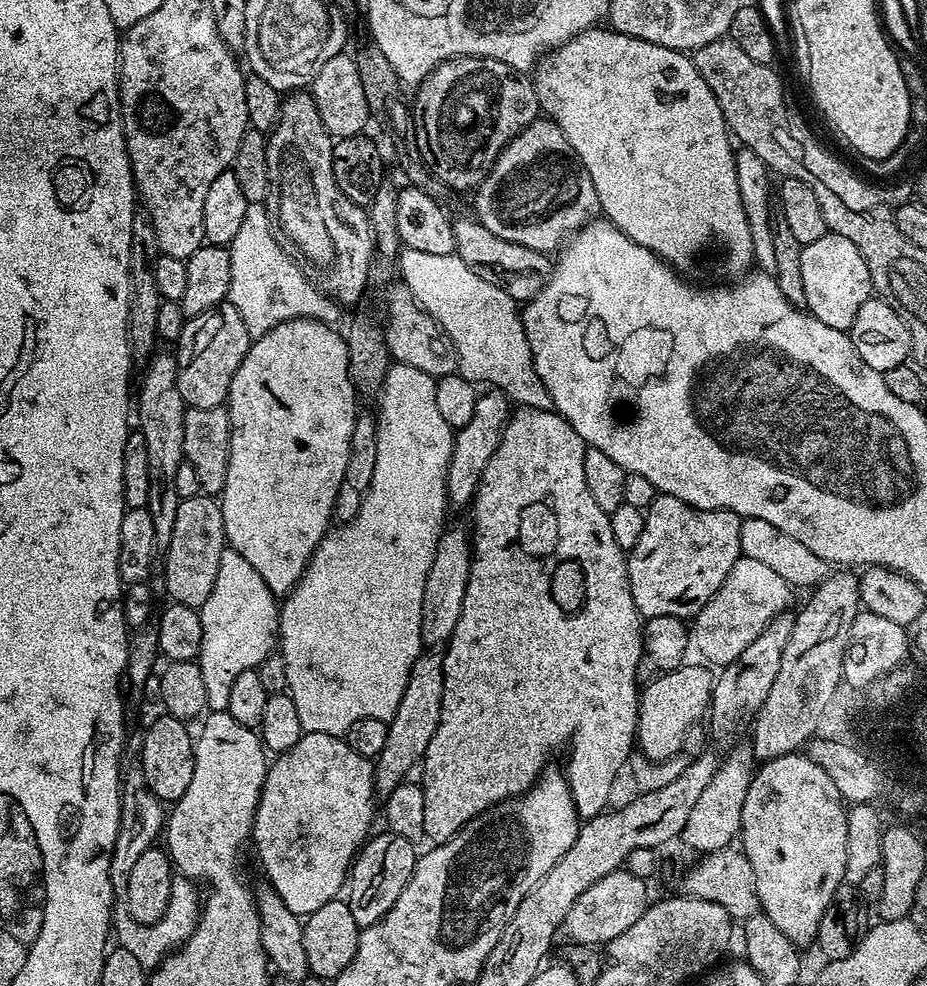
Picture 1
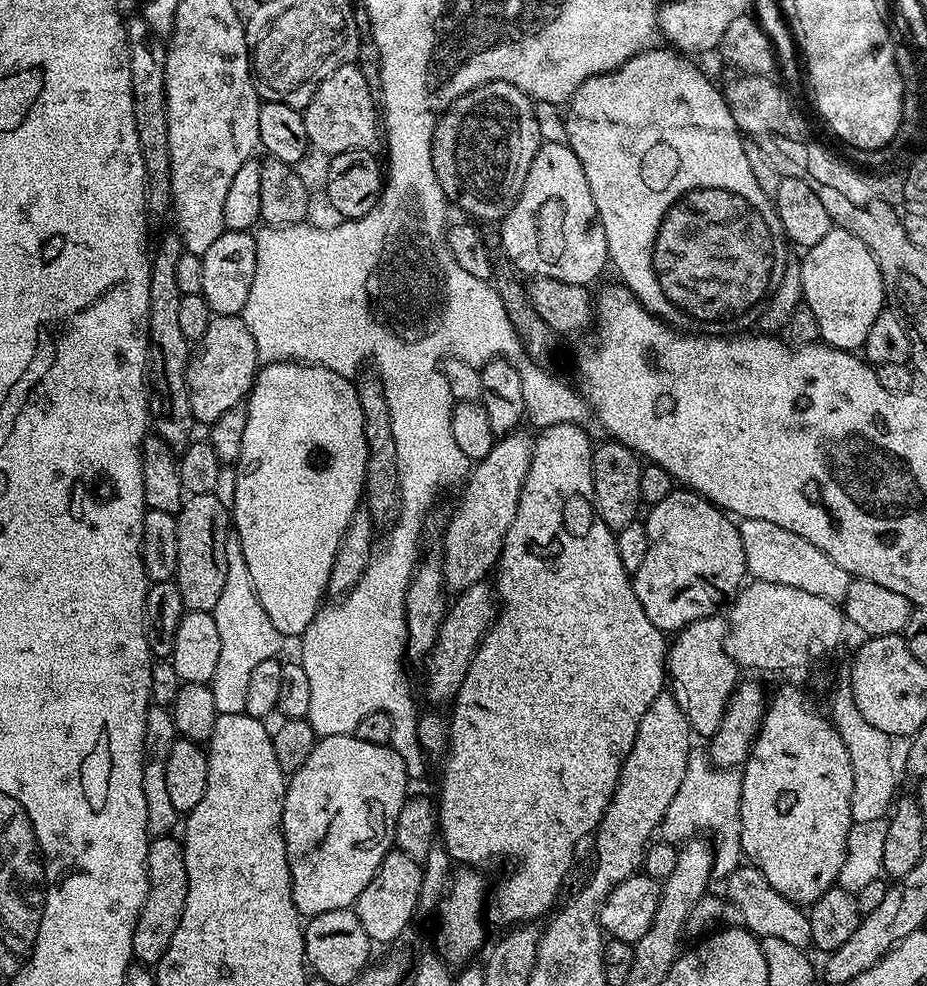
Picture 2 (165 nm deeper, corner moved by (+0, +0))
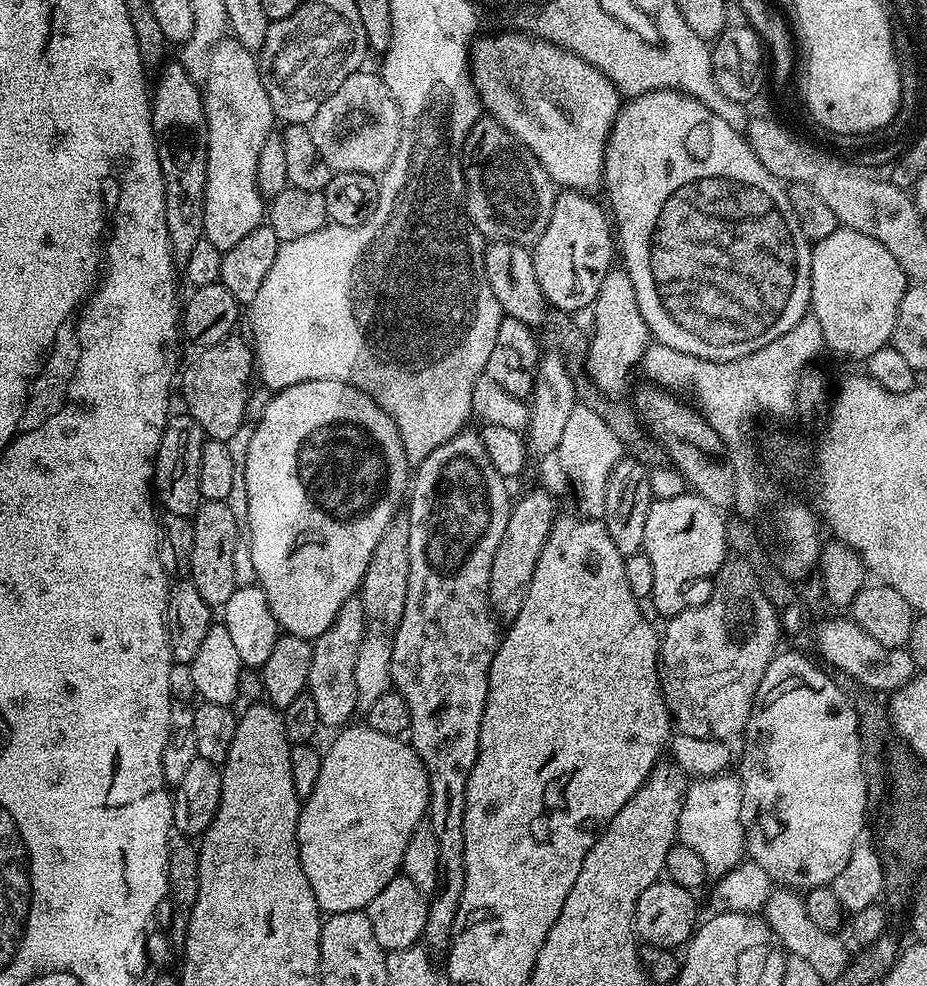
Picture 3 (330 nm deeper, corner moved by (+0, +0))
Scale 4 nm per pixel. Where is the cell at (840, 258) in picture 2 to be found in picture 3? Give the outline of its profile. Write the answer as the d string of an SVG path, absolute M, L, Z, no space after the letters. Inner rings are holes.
M838 226L834 234L812 244L810 282L812 283L810 312L818 318L820 333L824 336L824 343L829 353L837 352L848 360L867 362L875 352L889 347L894 334L894 322L898 318L898 306L910 281L902 266L898 266L894 254L886 250L886 246L882 246L866 234L858 234L858 230Z

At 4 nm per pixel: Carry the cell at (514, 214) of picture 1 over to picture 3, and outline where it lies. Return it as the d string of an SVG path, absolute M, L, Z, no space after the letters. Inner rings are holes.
M575 190L561 191L546 230L531 249L534 274L538 274L538 286L542 286L545 300L564 313L576 314L579 308L587 309L595 301L602 278L614 266L614 232L605 209L600 209L592 198Z

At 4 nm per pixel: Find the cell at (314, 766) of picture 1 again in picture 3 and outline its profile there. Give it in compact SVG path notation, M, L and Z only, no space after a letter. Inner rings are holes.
M353 723L351 726L345 726L335 733L336 736L329 746L328 752L323 753L324 761L322 770L318 770L318 782L314 782L314 790L303 801L300 817L298 818L298 850L300 851L300 861L302 870L306 870L306 879L310 882L310 890L314 890L314 898L318 902L321 913L331 914L334 912L359 912L367 909L372 899L382 891L382 886L390 882L401 871L406 846L414 834L414 830L421 827L428 810L428 795L430 786L428 785L428 775L418 758L418 754L413 750L411 743L407 739L390 734L378 734L378 730L368 727L367 723Z

